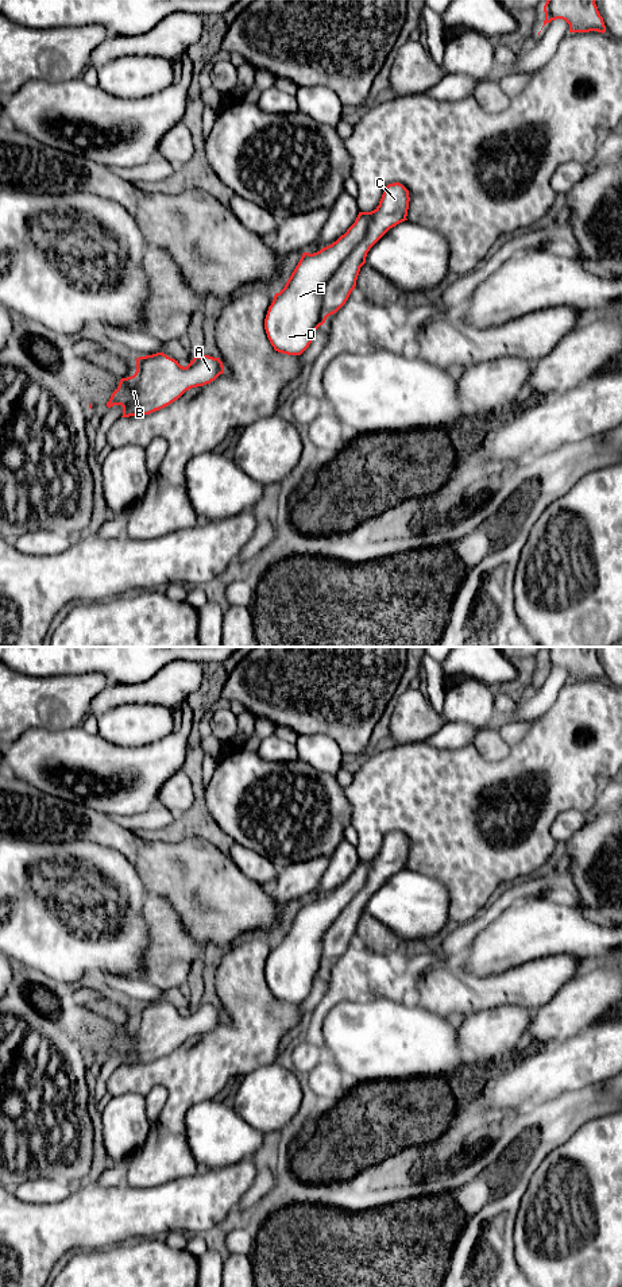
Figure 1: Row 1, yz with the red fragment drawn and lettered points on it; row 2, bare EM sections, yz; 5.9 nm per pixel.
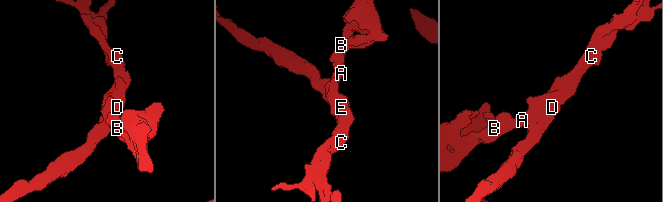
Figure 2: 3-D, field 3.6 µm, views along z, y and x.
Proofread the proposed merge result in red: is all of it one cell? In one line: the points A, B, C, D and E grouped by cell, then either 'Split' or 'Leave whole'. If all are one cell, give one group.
Groups: A B C / D E. Split

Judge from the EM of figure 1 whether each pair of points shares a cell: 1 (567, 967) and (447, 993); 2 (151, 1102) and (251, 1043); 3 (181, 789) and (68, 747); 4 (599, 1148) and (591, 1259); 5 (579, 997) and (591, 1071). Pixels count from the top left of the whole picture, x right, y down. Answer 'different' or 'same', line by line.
1: same
2: different
3: different
4: same
5: different

